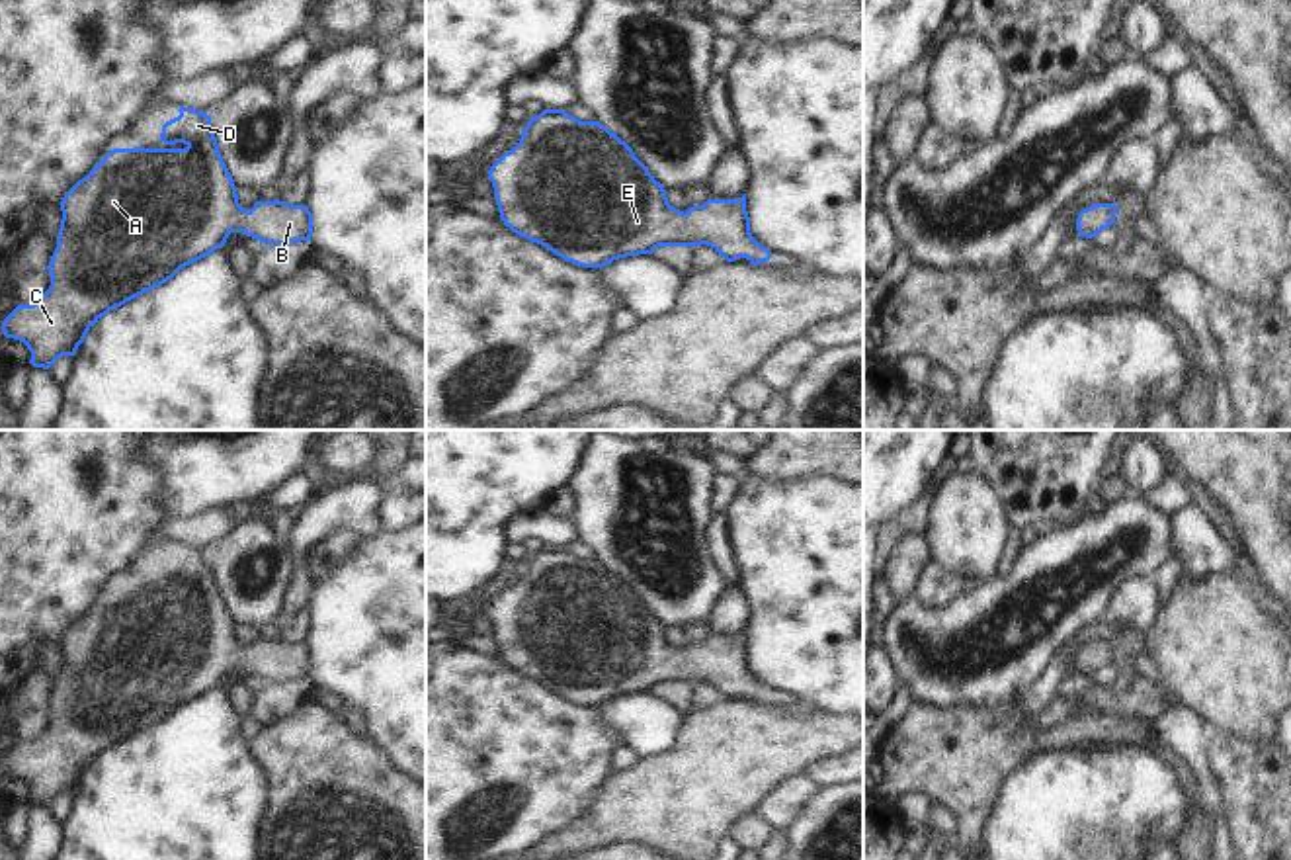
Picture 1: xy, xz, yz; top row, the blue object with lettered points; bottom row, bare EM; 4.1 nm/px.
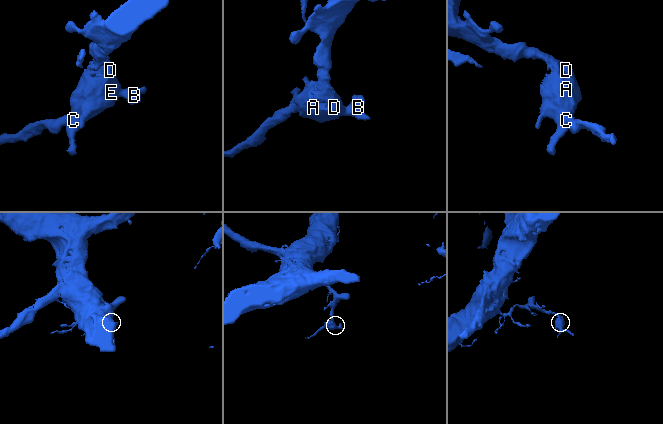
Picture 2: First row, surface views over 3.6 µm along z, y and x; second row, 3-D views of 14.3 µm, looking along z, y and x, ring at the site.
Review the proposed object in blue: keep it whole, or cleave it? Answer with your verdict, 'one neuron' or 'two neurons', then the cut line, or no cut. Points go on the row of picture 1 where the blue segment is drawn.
one neuron | no cut

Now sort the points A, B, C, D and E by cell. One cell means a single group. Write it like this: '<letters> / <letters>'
A B C D E

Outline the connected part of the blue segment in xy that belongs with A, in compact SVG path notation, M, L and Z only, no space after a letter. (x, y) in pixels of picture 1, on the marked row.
M184 106L178 111L162 125L164 149L107 150L64 194L57 248L47 266L51 285L33 305L18 305L2 322L6 338L27 346L33 367L49 369L59 358L74 356L102 317L223 248L230 233L244 233L264 244L311 240L312 213L307 205L273 199L244 209L219 152L211 115Z

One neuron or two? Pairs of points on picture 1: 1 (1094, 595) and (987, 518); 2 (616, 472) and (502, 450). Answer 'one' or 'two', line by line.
1: two
2: two

